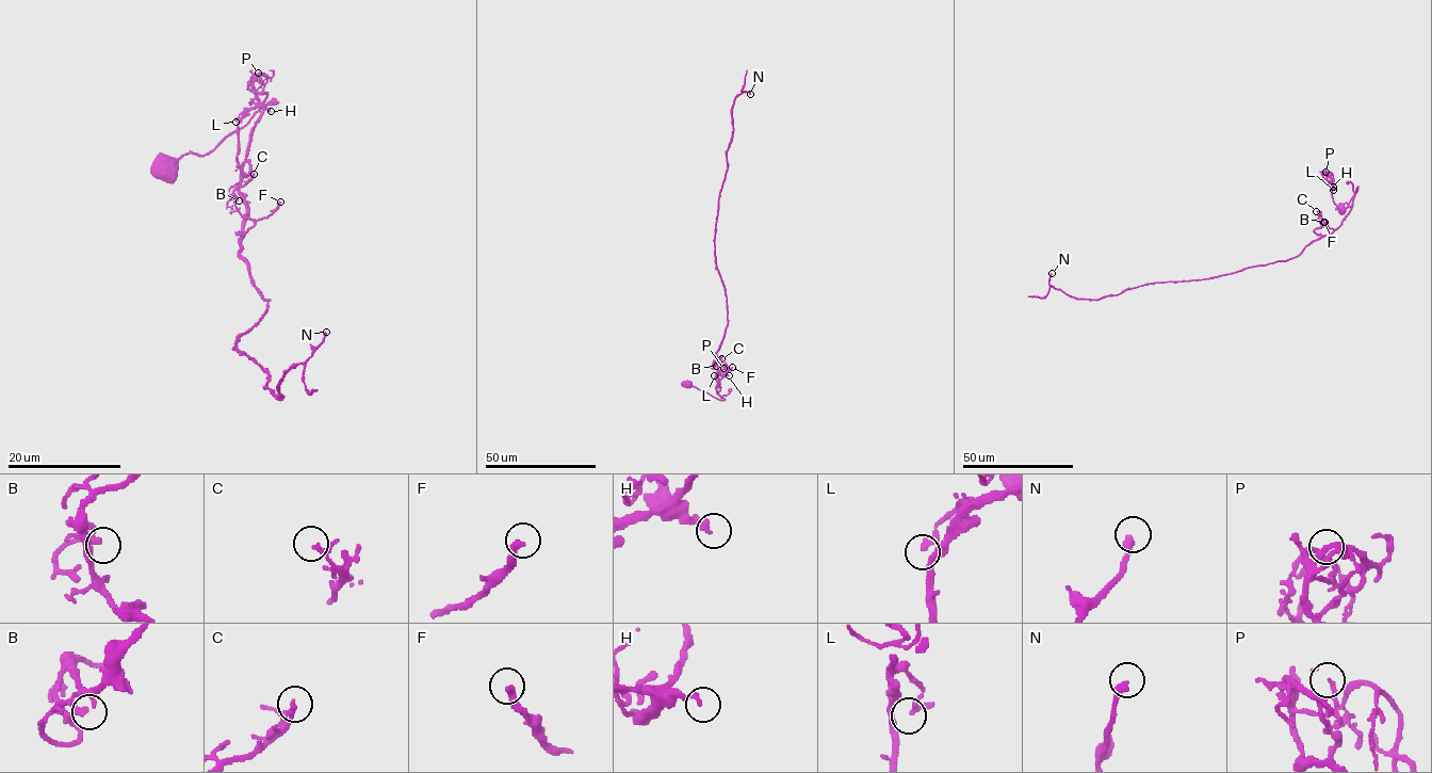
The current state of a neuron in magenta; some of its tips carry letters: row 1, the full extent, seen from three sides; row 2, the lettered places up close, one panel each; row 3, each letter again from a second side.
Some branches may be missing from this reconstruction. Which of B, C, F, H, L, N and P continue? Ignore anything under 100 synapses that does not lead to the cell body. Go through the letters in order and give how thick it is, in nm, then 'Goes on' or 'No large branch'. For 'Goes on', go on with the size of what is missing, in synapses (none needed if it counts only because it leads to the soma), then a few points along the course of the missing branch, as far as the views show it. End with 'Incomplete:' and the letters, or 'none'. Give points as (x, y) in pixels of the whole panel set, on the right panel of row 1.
B: Thickness 180 nm. No large branch
C: Thickness 130 nm. No large branch
F: Thickness 300 nm. No large branch
H: Thickness 170 nm. No large branch
L: Thickness 240 nm. No large branch
N: Thickness 320 nm. Goes on. Roughly 170 synapses. Course of what is missing: (1052, 273), (1044, 218), (1080, 180), (1077, 128), (1102, 81), (1092, 77), (1083, 86), (1092, 105)
P: Thickness 120 nm. No large branch
Incomplete: N

